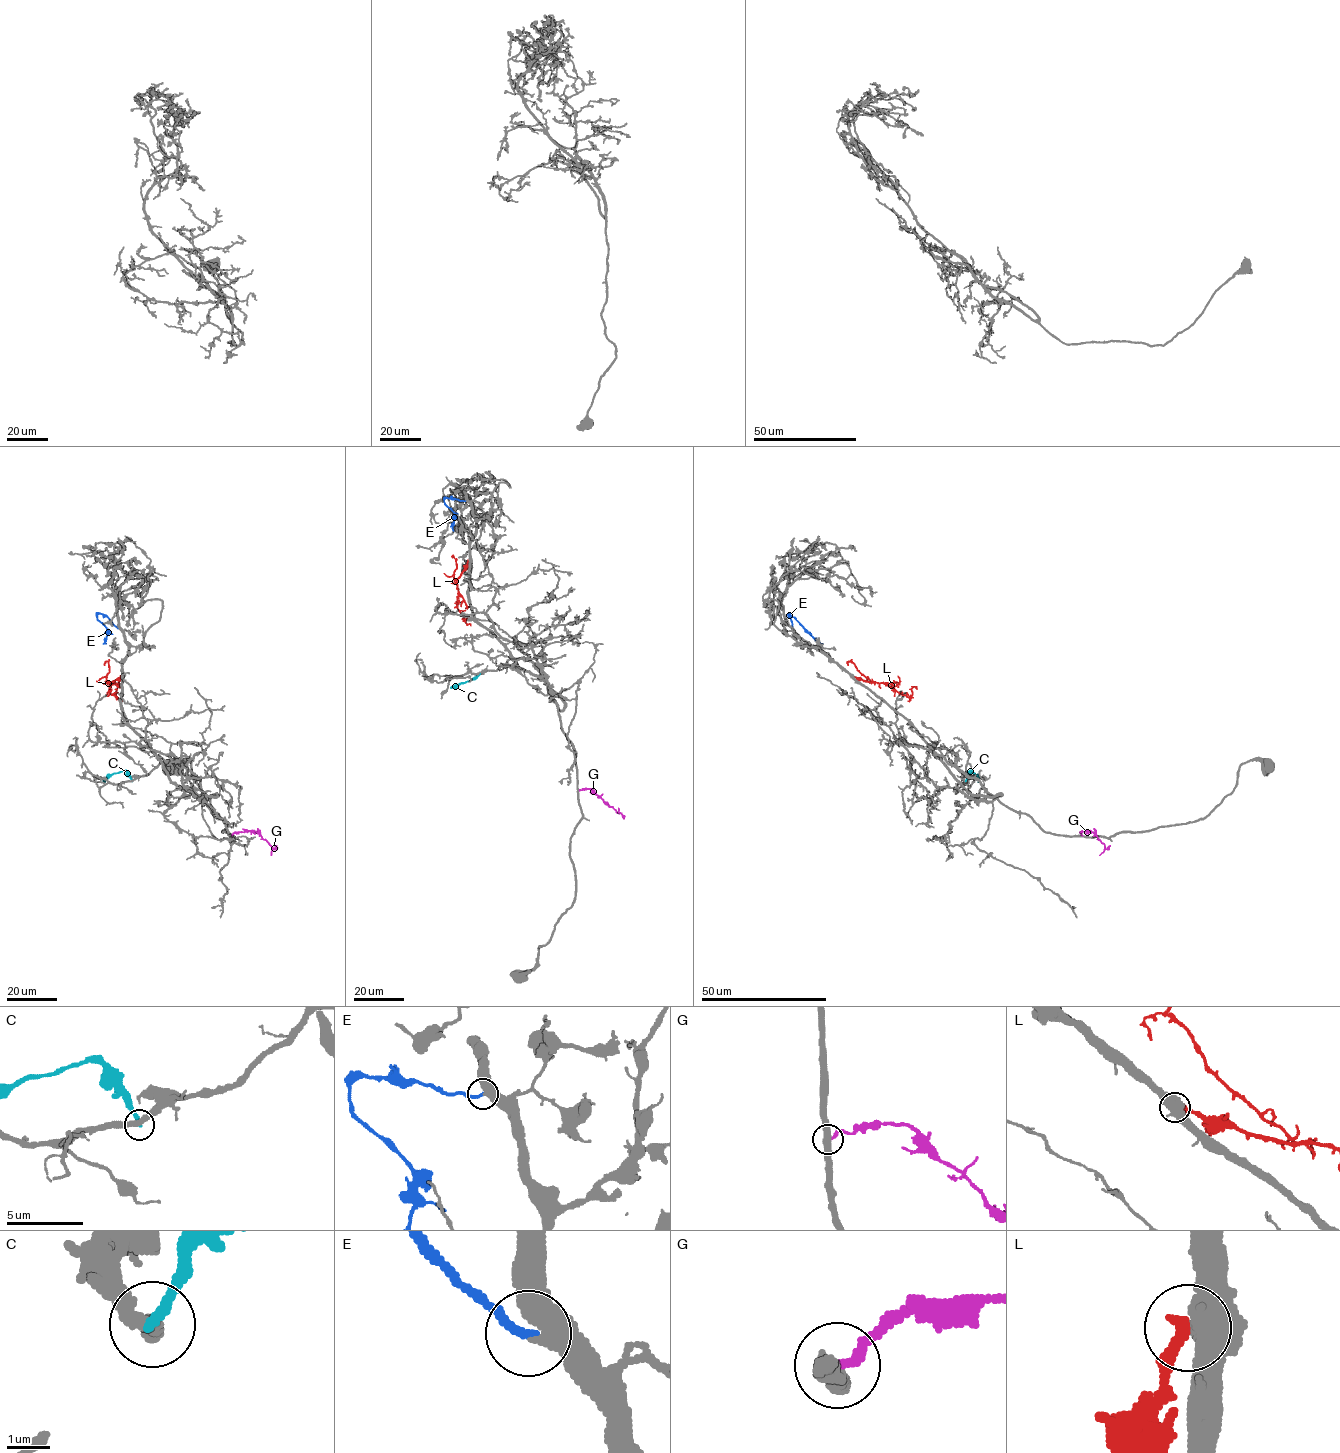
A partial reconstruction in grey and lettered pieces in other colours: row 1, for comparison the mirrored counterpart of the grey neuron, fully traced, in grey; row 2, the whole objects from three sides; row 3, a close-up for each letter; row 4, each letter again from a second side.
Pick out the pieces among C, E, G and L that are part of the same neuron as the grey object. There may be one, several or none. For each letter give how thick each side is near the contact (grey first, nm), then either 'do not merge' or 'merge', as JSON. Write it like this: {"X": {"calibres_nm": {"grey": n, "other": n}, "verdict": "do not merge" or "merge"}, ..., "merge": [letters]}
{"C": {"calibres_nm": {"grey": 360, "other": 260}, "verdict": "do not merge"}, "E": {"calibres_nm": {"grey": 380, "other": 200}, "verdict": "merge"}, "G": {"calibres_nm": {"grey": 400, "other": 200}, "verdict": "do not merge"}, "L": {"calibres_nm": {"grey": 600, "other": 340}, "verdict": "do not merge"}, "merge": ["E"]}

